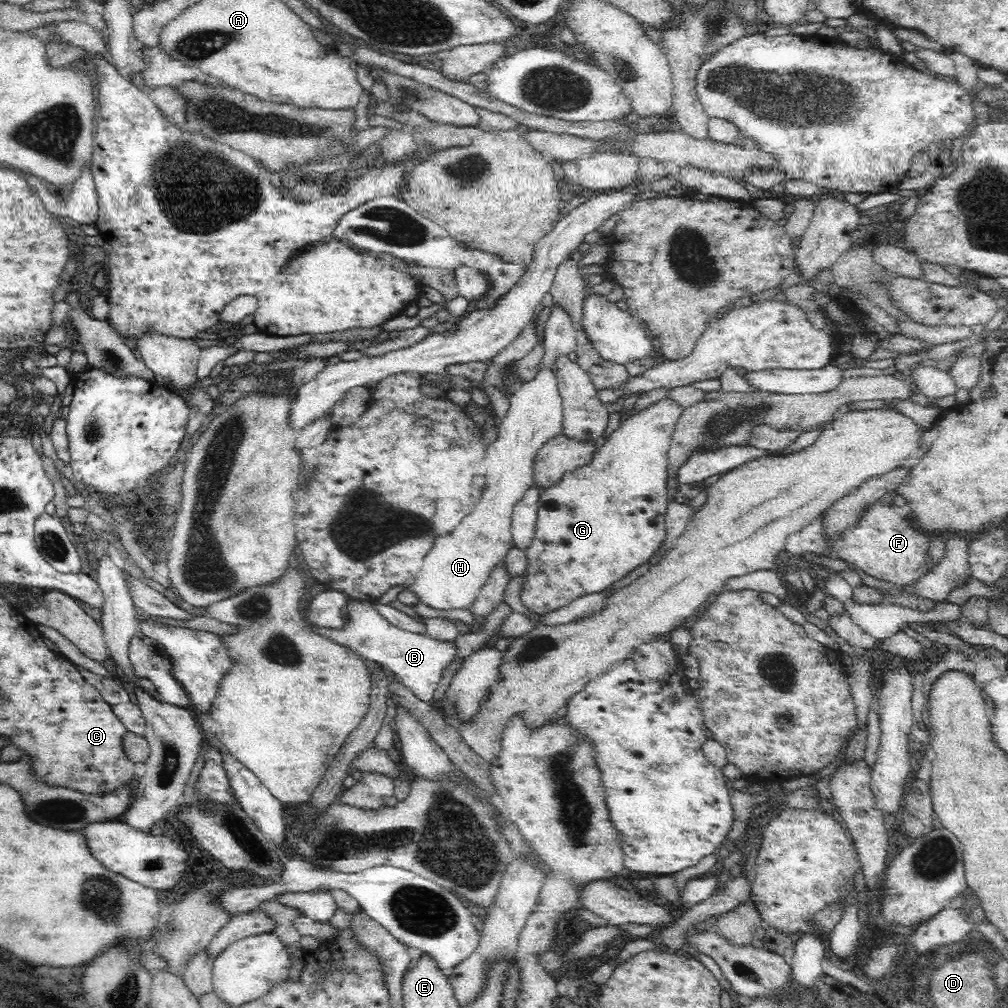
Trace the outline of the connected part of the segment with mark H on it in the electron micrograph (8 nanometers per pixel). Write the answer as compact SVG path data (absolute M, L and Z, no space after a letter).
M556 304L550 306L550 316L548 316L548 322L546 322L546 328L544 328L543 346L545 347L545 354L537 375L534 380L524 384L520 391L517 391L509 398L510 407L506 417L498 424L498 437L485 450L486 456L482 460L482 466L486 470L484 492L479 494L476 502L472 504L471 511L453 528L450 534L446 534L443 538L436 538L434 546L424 557L420 572L410 586L415 596L430 608L436 608L436 610L466 610L472 608L475 598L478 598L480 590L490 578L490 572L506 557L510 548L515 547L511 538L512 509L524 496L530 485L534 483L533 468L538 450L542 448L547 440L563 433L561 425L562 399L558 395L558 387L556 387L553 362L556 356L568 356L568 354L575 352L578 347L577 330L571 316Z

